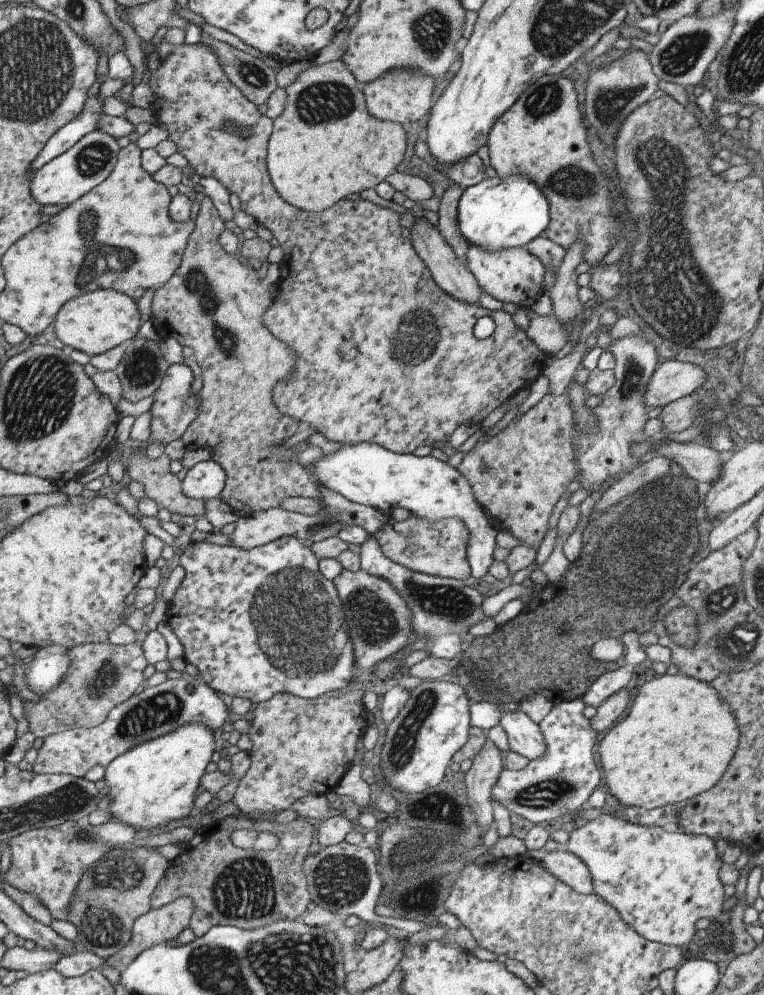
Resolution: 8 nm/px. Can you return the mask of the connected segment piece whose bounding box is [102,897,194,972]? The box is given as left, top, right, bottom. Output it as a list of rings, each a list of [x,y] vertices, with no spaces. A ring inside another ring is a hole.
[[[178,897],[174,902],[163,906],[161,909],[151,908],[145,915],[135,920],[129,950],[108,957],[102,966],[122,972],[138,956],[138,952],[145,951],[160,943],[167,943],[168,940],[174,940],[184,928],[189,927],[189,920],[193,917],[193,912],[194,905],[190,897]]]

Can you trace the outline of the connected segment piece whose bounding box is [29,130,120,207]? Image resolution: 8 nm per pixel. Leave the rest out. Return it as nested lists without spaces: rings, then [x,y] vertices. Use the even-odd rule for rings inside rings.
[[[94,130],[83,136],[74,146],[71,146],[64,154],[53,158],[47,162],[42,168],[39,168],[32,176],[29,182],[29,191],[34,199],[36,199],[41,206],[68,206],[75,200],[83,197],[89,193],[96,185],[106,180],[106,177],[114,170],[117,161],[117,154],[120,148],[117,140],[109,134],[102,131]]]

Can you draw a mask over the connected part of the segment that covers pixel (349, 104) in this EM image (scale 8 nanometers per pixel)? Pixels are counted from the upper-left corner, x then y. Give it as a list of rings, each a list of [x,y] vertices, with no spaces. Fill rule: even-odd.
[[[339,59],[309,68],[302,72],[292,85],[285,88],[288,94],[286,108],[281,116],[273,120],[273,131],[267,146],[268,174],[274,188],[278,191],[278,194],[282,197],[284,202],[302,209],[303,211],[312,211],[316,213],[334,206],[342,199],[348,199],[348,196],[352,196],[354,192],[362,192],[362,190],[368,190],[368,188],[374,189],[374,186],[380,184],[380,182],[384,182],[388,176],[396,172],[396,168],[398,168],[398,164],[402,162],[405,154],[404,152],[406,152],[407,132],[404,131],[400,123],[383,121],[370,114],[363,93],[363,87],[365,85],[366,84],[361,83],[354,74],[350,72],[350,69],[347,69],[347,64],[342,59]]]

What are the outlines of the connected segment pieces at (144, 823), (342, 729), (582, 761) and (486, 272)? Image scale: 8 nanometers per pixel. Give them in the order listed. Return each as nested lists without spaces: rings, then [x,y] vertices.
[[[190,723],[157,739],[139,743],[138,746],[131,747],[129,751],[117,756],[114,761],[108,763],[103,777],[111,799],[109,807],[104,811],[109,813],[112,821],[131,826],[136,831],[158,830],[170,825],[170,822],[180,821],[194,814],[194,800],[198,796],[196,791],[214,754],[213,733],[205,723]]]
[[[365,685],[355,692],[344,689],[340,696],[326,694],[315,699],[303,699],[292,693],[276,693],[268,700],[256,703],[254,719],[248,730],[248,737],[253,742],[253,750],[249,751],[252,763],[240,779],[232,800],[242,814],[281,813],[290,809],[298,798],[310,795],[326,796],[334,791],[344,772],[359,759],[356,742],[368,728],[367,712],[361,700],[371,685]]]
[[[581,698],[556,704],[539,724],[547,744],[547,754],[530,761],[520,770],[501,769],[491,790],[492,800],[509,812],[520,814],[537,825],[550,825],[563,814],[575,813],[586,807],[588,797],[603,784],[594,746],[597,732],[584,716],[585,704]]]
[[[469,244],[465,260],[467,269],[476,277],[482,290],[500,302],[512,302],[520,307],[531,308],[542,294],[545,268],[538,257],[532,255],[525,247],[506,248],[490,253],[483,247]]]

